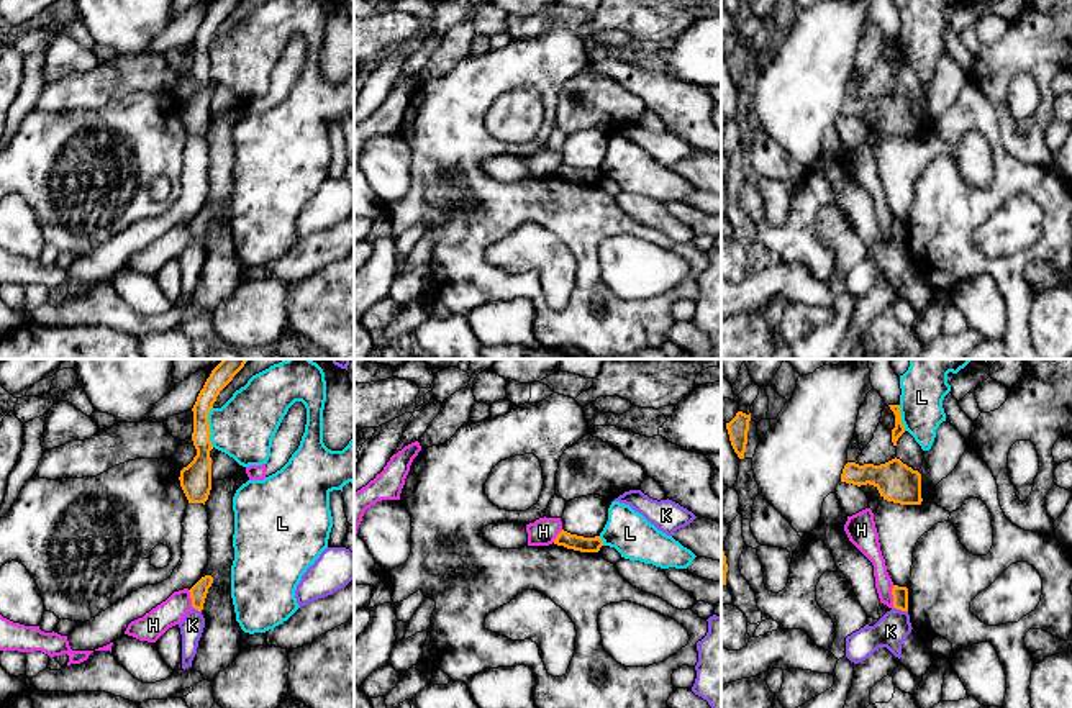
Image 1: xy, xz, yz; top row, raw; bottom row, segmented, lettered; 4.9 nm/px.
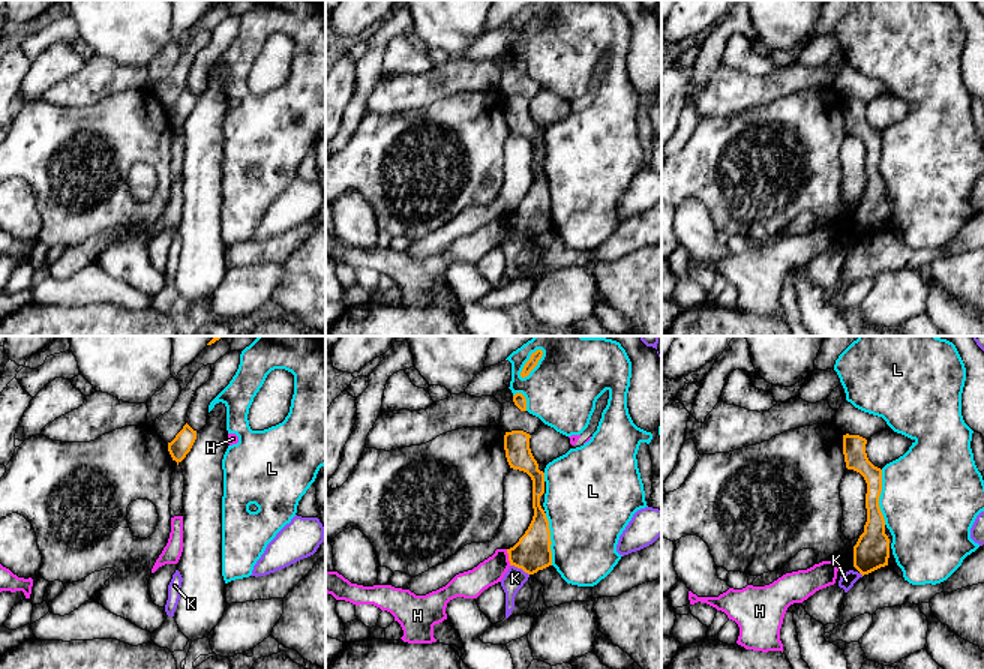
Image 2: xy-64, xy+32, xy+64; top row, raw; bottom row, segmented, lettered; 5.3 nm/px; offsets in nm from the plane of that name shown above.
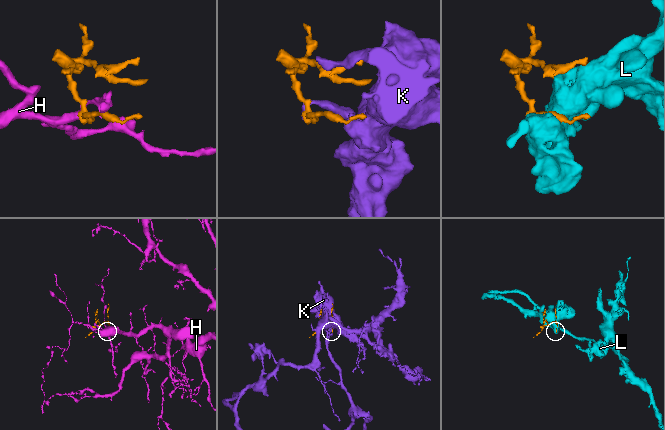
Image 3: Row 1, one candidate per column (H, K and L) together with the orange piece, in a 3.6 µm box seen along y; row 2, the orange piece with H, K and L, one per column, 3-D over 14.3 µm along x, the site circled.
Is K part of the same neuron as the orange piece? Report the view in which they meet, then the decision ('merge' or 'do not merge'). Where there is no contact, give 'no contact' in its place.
contact in yz; merge

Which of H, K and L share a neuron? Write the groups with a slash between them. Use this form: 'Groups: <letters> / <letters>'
Groups: H / K / L

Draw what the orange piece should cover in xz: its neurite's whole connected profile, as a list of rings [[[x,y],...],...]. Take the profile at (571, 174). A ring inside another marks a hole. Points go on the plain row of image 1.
[[[562,162],[554,172],[554,177],[580,185],[598,185],[603,179],[603,174],[600,172],[600,169],[584,170]]]

